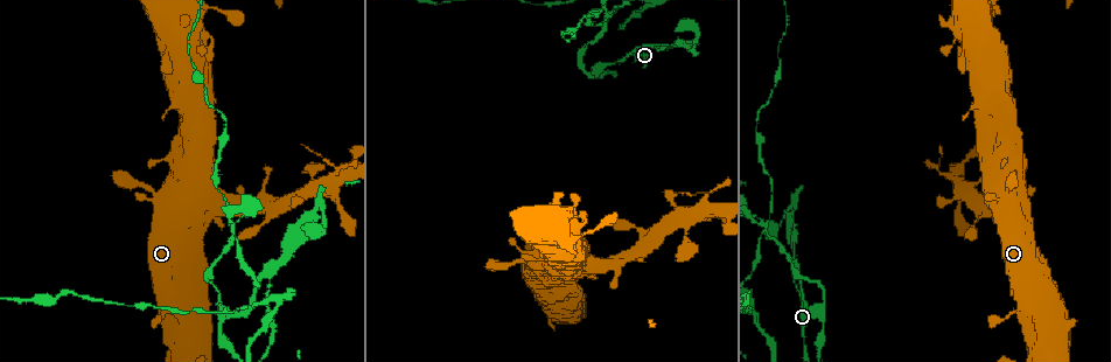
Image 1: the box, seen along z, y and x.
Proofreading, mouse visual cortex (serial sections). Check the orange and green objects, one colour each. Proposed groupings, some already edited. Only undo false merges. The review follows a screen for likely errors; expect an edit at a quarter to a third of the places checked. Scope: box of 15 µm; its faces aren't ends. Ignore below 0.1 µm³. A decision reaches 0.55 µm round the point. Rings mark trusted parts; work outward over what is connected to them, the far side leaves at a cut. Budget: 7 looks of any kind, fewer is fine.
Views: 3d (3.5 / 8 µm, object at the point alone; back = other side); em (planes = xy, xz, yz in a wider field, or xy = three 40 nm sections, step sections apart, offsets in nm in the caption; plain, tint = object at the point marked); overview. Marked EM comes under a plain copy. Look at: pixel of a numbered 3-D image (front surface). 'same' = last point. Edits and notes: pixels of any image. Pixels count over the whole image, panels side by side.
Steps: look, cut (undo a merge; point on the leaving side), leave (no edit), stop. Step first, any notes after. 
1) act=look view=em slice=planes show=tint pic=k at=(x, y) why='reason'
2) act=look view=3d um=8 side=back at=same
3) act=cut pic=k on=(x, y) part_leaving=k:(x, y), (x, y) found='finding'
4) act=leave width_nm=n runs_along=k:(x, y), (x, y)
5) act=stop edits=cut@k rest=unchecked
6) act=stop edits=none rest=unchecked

act=look view=3d um=3.5 pic=1 at=(270, 274) why='arms part here'

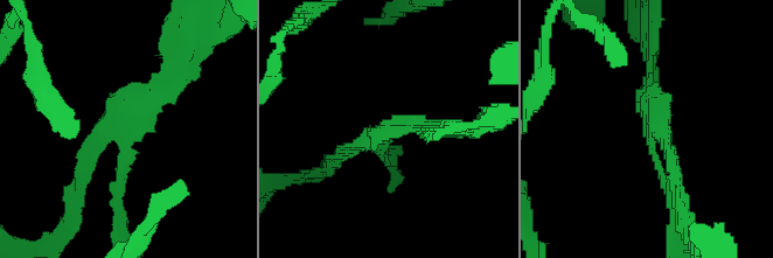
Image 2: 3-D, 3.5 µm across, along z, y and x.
act=look view=em slice=xy step=1 show=tint pic=2 at=(383, 127) why='shape alone is not enough'

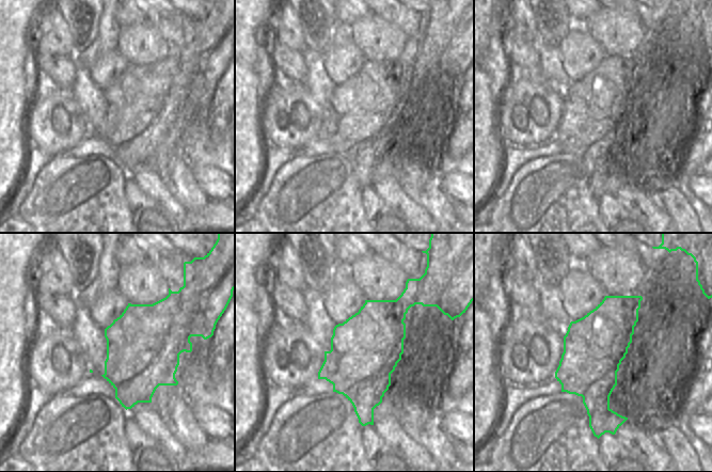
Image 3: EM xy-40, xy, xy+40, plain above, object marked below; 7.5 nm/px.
act=look view=em slice=xy step=5 show=tint at=same

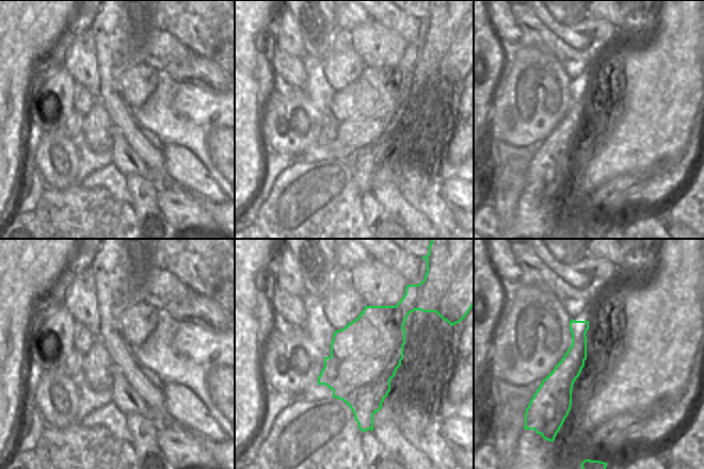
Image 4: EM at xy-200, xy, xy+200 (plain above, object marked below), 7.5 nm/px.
act=leave runs_along=4:(586, 323), (562, 377), (562, 416) found='all the same cell'

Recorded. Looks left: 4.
act=look view=3d um=8 pic=1 at=(602, 68) why='three-way junction'

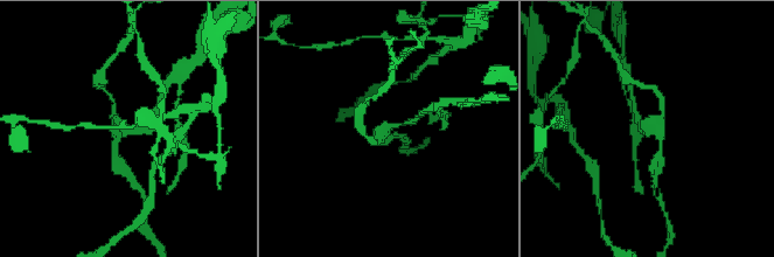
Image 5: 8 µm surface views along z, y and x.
act=look view=em slice=xy step=5 show=tint pic=5 at=(385, 128)

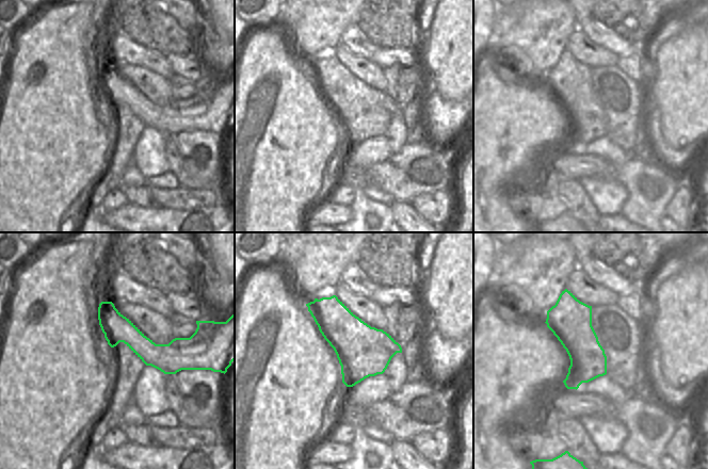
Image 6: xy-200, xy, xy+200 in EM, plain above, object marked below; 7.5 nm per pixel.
act=leave arm_widths_nm=150,150,150 runs_along=6:(101, 306), (150, 354), (179, 367) found='continuous, no second cell'

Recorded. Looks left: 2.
act=look view=3d um=3.5 pic=1 at=(767, 232) why='thick turns thin'

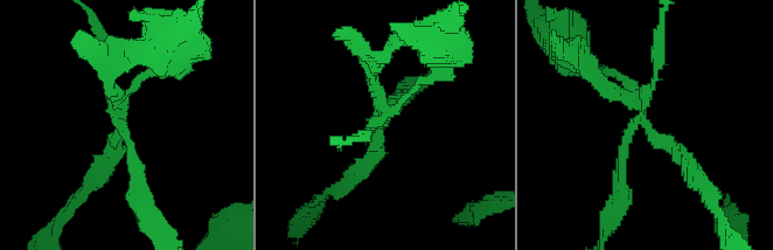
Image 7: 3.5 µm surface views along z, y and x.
act=look view=em slice=xy step=5 show=tint pic=7 at=(644, 118) why='shape alone is not enough'

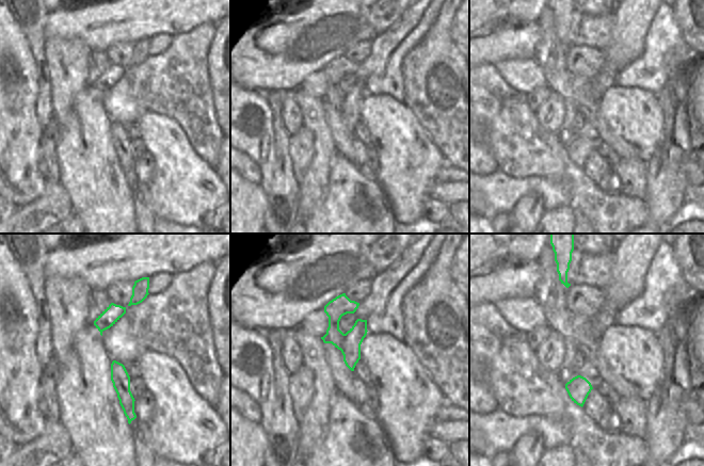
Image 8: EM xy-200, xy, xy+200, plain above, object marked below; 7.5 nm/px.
act=leave runs_along=7:(688, 166), (642, 119), (657, 43) found='one cell here'

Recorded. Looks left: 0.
act=stop edits=none rest=unchecked

